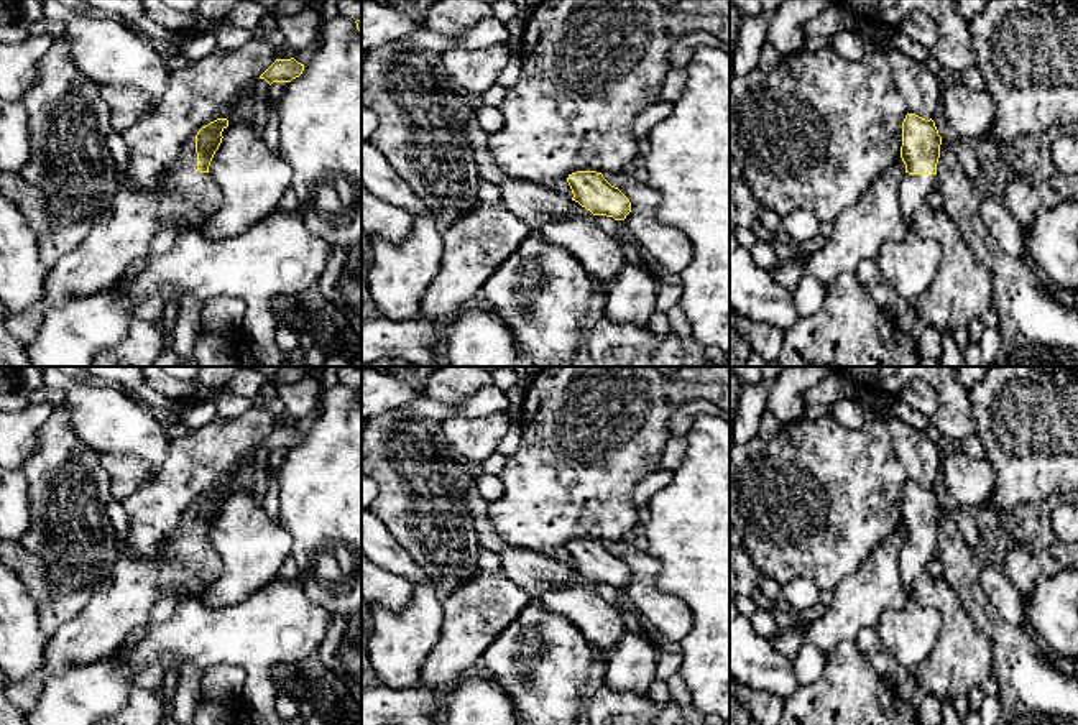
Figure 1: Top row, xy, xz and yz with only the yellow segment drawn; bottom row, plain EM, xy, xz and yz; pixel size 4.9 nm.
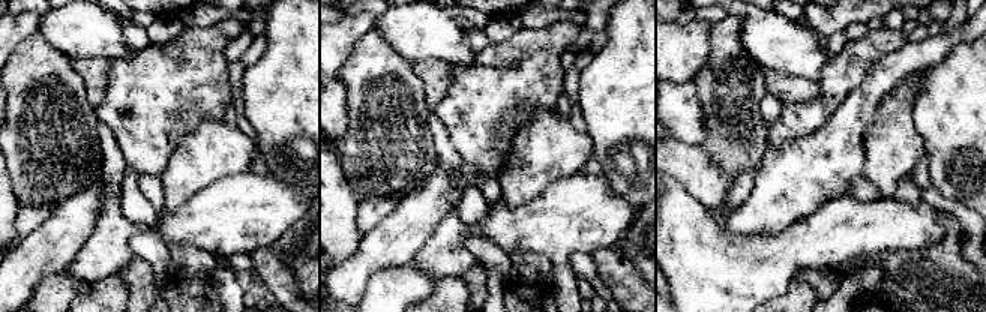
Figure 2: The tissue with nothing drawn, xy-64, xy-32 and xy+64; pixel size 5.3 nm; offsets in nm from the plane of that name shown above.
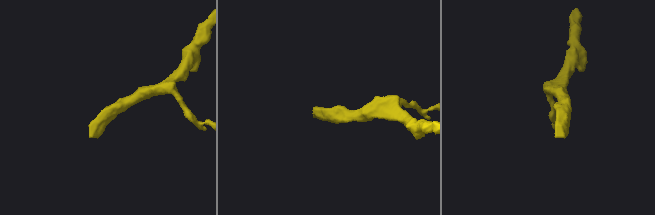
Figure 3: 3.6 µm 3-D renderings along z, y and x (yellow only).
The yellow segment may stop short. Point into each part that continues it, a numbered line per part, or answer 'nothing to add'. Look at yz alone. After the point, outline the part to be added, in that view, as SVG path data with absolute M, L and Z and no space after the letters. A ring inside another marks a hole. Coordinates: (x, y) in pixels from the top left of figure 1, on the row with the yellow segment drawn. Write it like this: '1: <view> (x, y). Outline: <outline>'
1: yz (914, 188). Outline: M904 173L899 186L901 209L910 224L915 212L925 204L927 194L937 187L937 174Z

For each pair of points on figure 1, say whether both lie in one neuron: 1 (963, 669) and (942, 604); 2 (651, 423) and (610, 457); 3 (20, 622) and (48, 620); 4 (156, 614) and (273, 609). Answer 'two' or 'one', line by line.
1: one
2: one
3: two
4: two

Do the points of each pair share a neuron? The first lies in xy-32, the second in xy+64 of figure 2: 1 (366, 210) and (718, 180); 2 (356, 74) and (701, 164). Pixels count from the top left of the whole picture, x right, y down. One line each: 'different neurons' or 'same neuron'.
1: different neurons
2: different neurons

